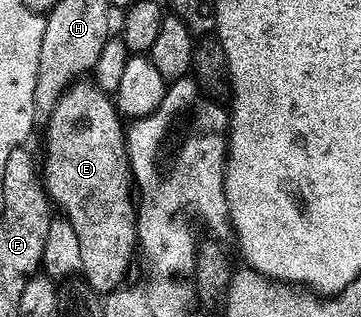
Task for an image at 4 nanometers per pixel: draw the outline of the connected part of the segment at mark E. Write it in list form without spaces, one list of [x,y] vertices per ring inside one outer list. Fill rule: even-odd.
[[[79,80],[59,99],[57,116],[48,122],[51,123],[47,126],[47,160],[41,164],[42,169],[45,168],[41,178],[48,199],[56,207],[63,208],[62,213],[69,224],[73,224],[73,232],[77,232],[81,244],[82,277],[96,294],[106,296],[124,285],[123,277],[131,266],[131,257],[137,254],[137,206],[133,201],[131,157],[127,154],[124,119],[106,91],[100,90],[94,81]]]

